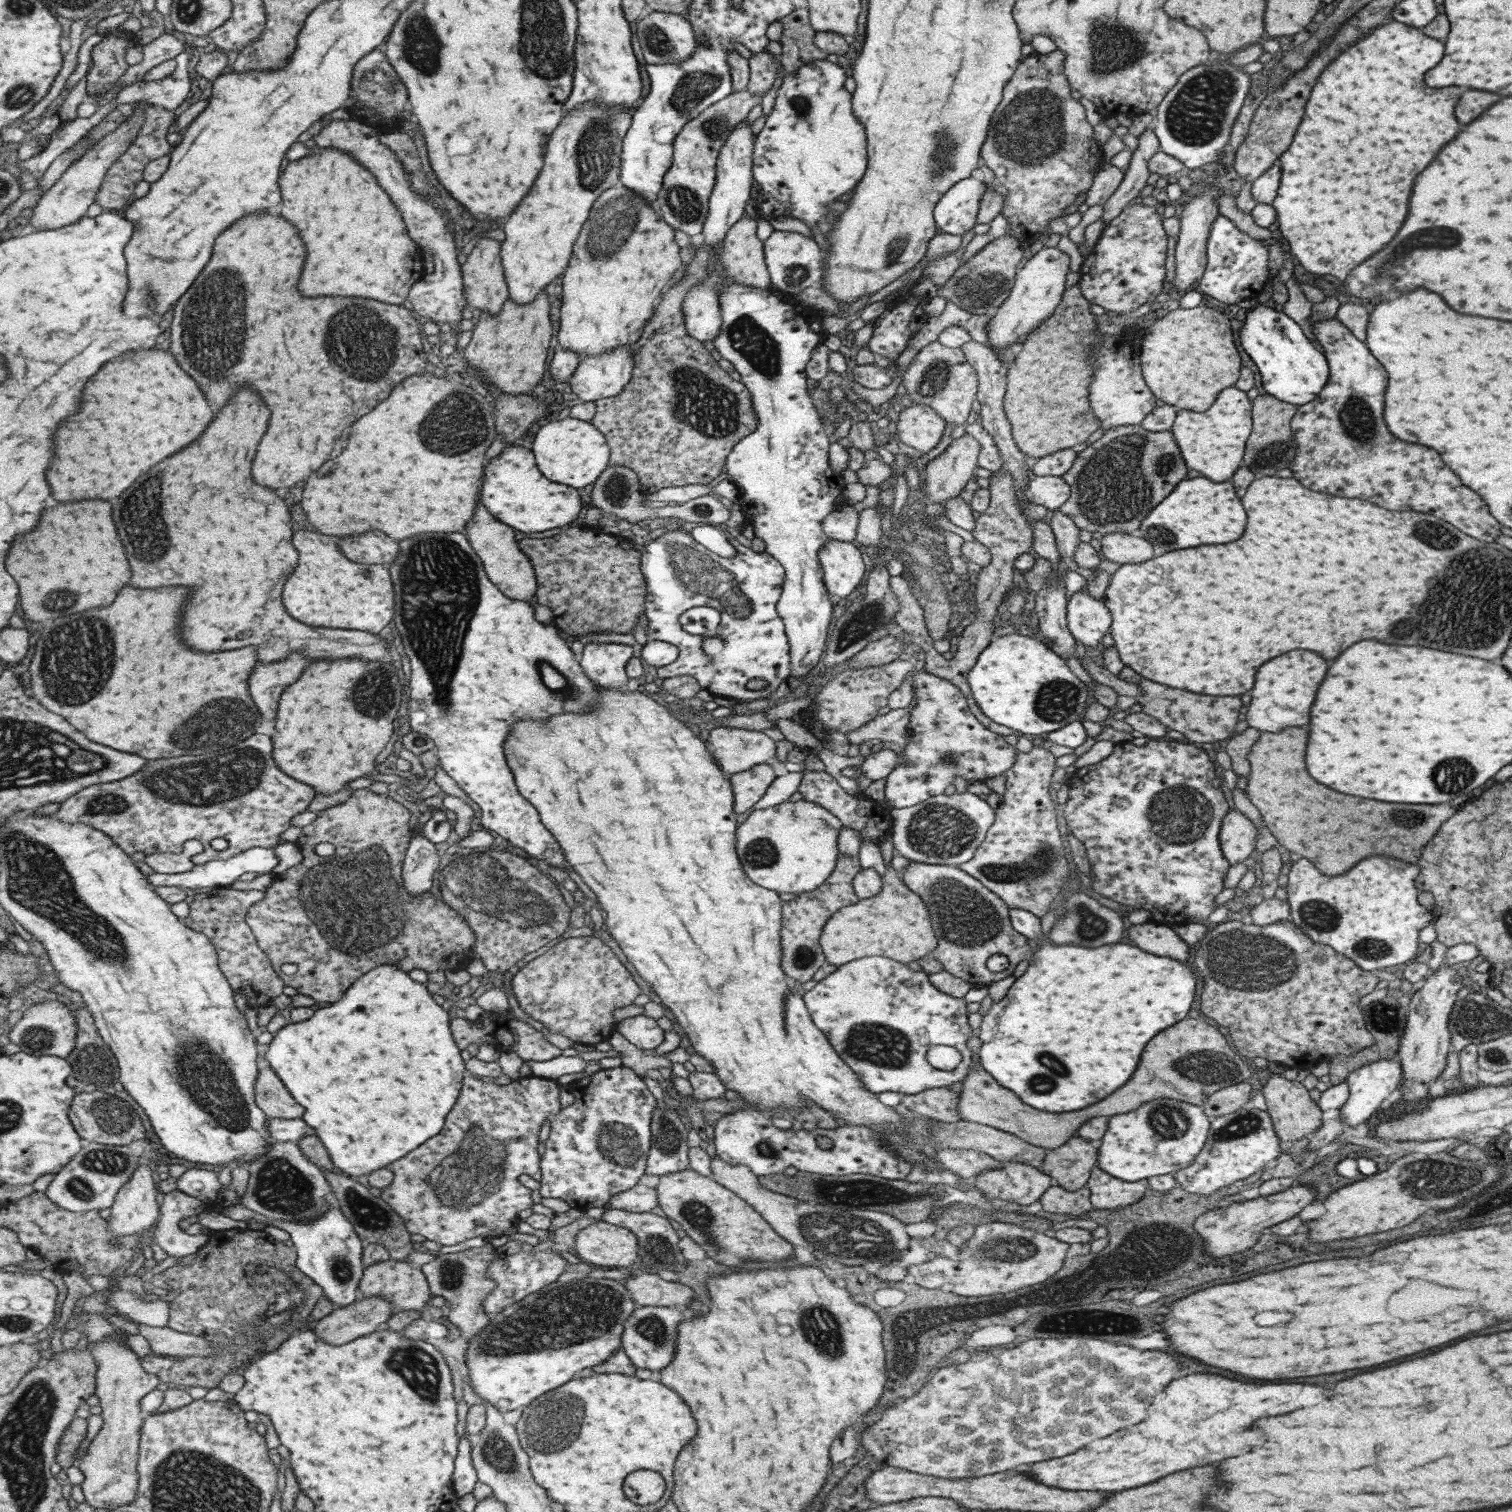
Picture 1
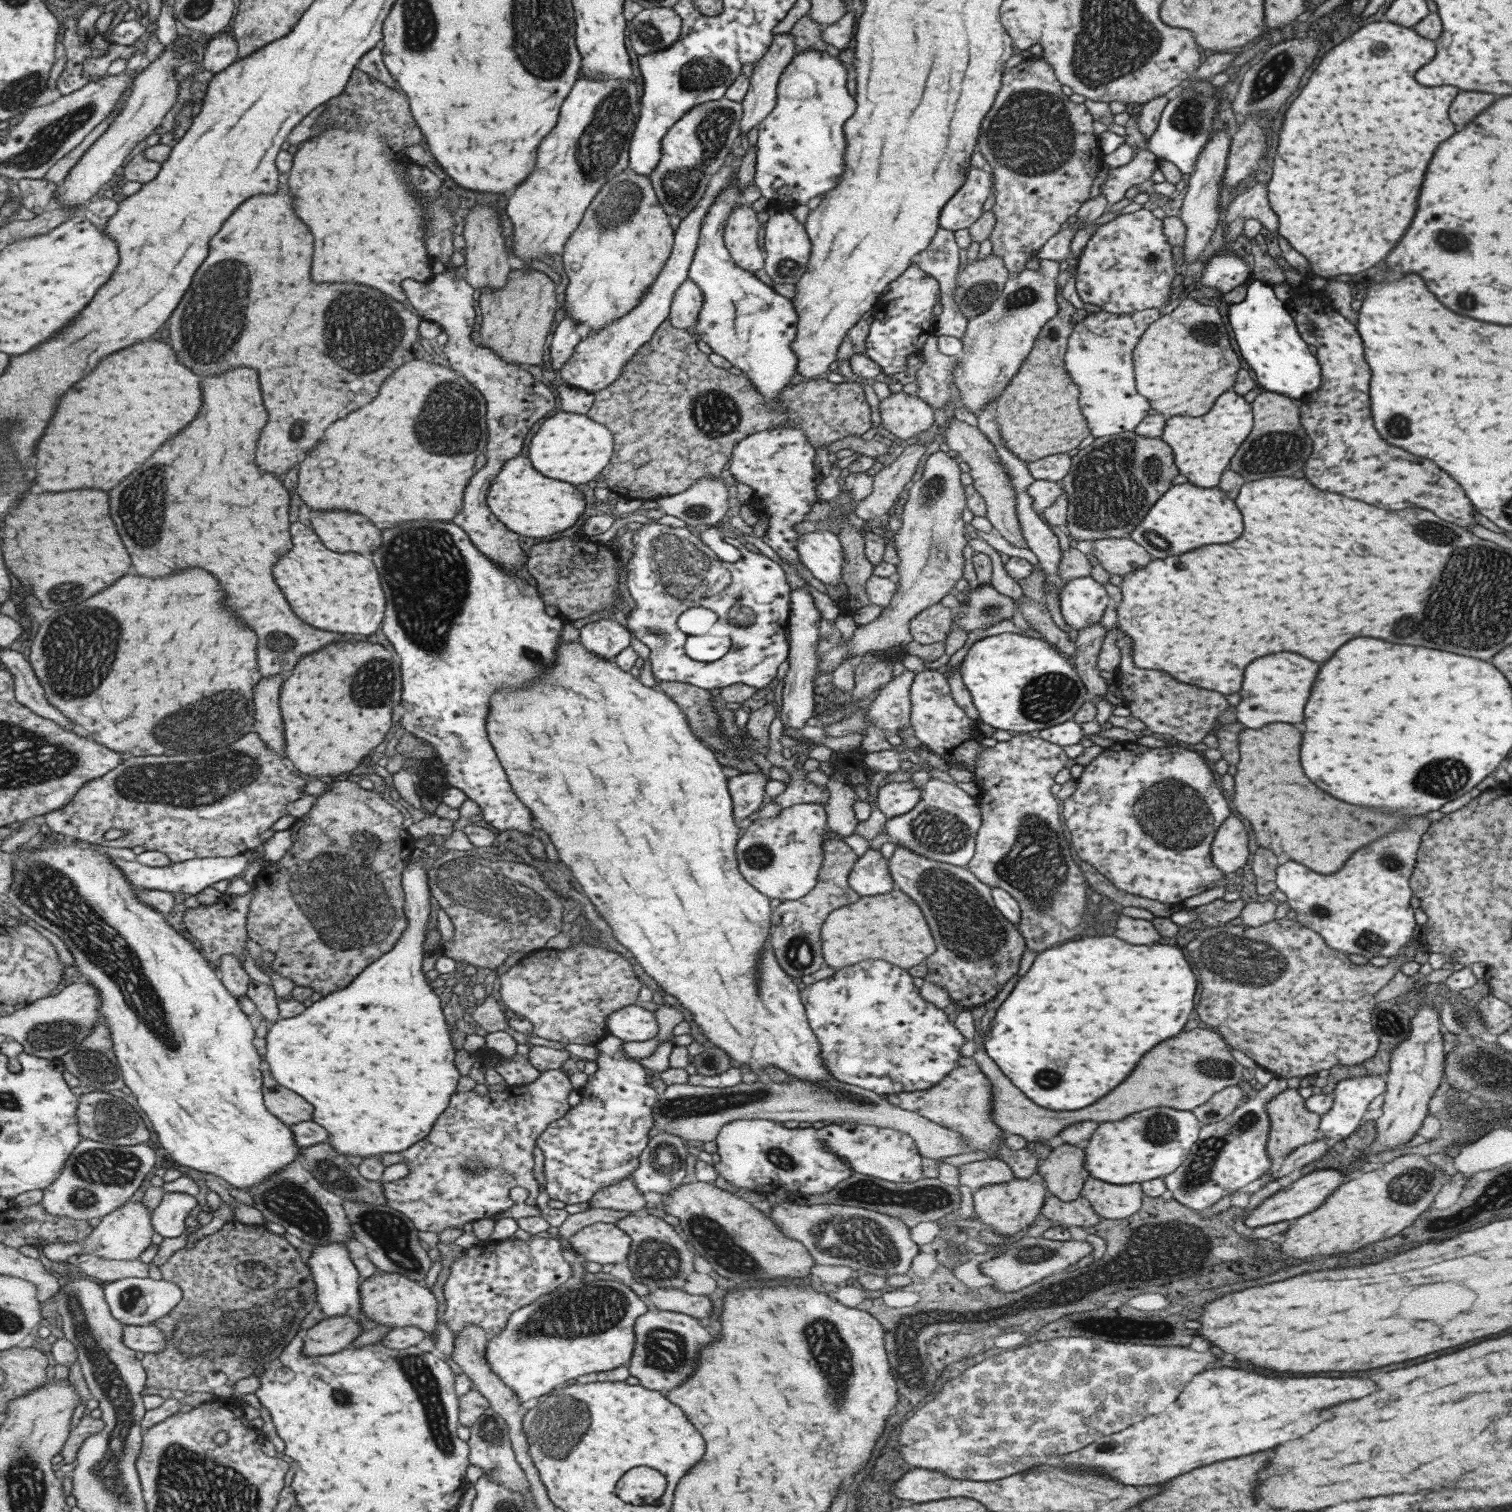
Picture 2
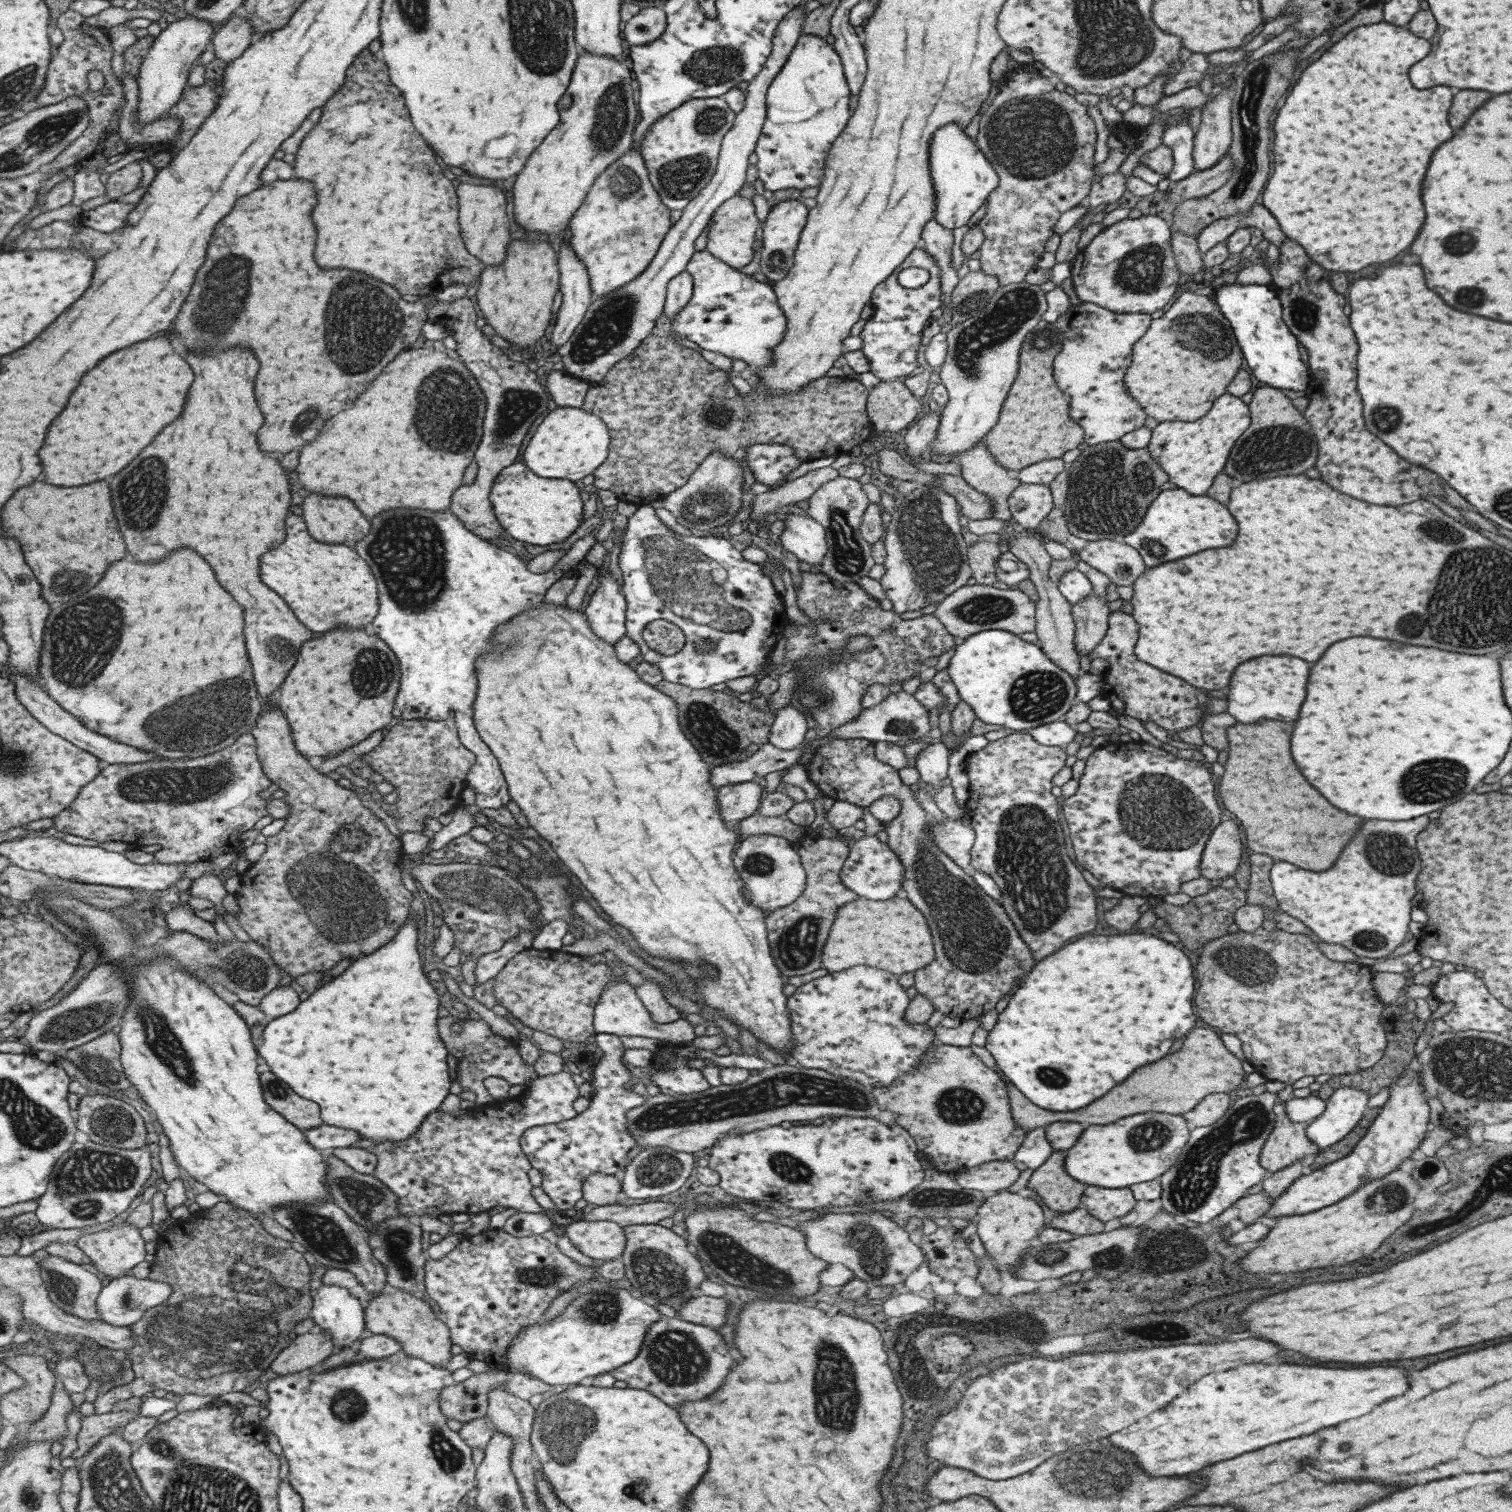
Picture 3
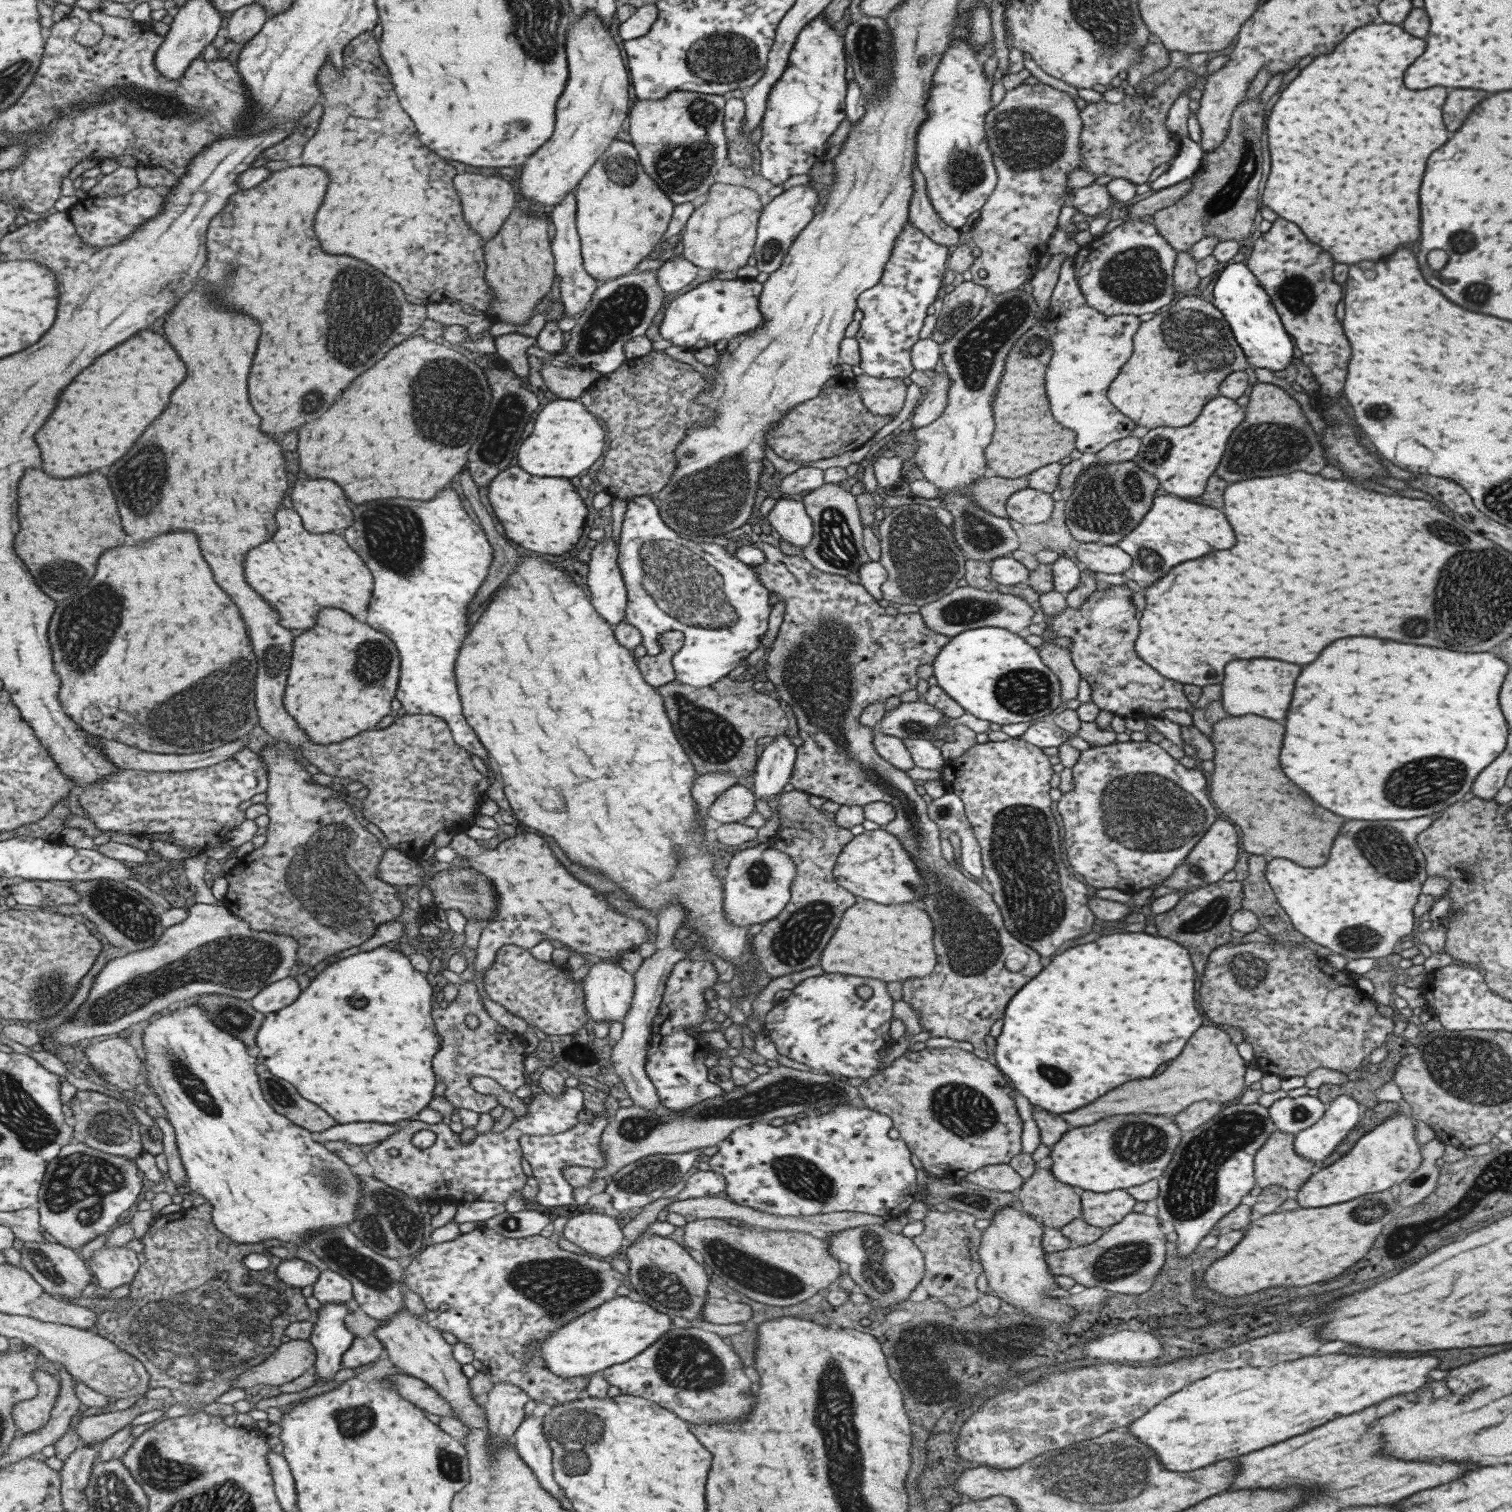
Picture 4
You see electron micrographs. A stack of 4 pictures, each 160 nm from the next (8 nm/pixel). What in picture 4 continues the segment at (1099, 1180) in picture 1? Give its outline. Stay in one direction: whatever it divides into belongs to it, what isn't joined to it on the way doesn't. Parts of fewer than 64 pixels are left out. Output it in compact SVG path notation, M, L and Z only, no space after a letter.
M1126 1189L1110 1190L1106 1193L1090 1190L1079 1192L1081 1219L1104 1230L1129 1214L1136 1202Z

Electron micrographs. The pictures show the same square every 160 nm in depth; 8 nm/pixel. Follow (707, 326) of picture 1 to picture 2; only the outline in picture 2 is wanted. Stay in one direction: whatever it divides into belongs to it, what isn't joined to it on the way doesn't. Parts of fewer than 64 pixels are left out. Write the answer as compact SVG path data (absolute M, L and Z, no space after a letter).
M683 281L673 293L668 319L677 329L695 328L697 314L701 310L702 294L693 281Z

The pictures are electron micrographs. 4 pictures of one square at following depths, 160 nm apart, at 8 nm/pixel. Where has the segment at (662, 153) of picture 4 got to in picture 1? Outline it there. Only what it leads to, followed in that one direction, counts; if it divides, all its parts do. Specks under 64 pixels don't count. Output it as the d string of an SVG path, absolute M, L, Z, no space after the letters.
M769 88L766 90L766 92L760 92L759 95L757 94L749 94L749 92L745 91L737 91L732 92L731 94L728 94L726 98L723 98L722 100L719 100L718 102L713 103L711 106L708 106L705 108L705 110L702 110L701 113L699 113L695 118L692 118L689 122L686 122L685 125L683 125L679 132L675 135L675 138L672 142L672 159L671 164L669 165L669 168L665 171L665 174L662 176L661 181L661 188L659 189L658 195L656 196L656 209L660 213L660 217L671 227L673 230L681 230L681 232L685 232L685 234L688 234L689 236L693 236L693 234L699 234L701 232L703 221L705 220L707 211L708 211L708 198L711 194L714 182L716 181L716 158L718 157L720 148L724 145L725 139L731 134L731 131L734 130L738 124L744 118L747 116L747 112L753 108L756 104L759 105L761 103L762 97L767 94Z

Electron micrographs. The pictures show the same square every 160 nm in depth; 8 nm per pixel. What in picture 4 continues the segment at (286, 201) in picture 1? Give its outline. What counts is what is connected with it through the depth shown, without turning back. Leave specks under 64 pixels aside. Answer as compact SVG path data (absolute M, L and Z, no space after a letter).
M371 32L358 34L353 41L349 42L343 50L343 59L344 65L341 72L337 72L337 69L327 61L327 66L323 65L317 74L319 90L323 90L323 122L319 122L319 134L315 134L315 138L311 140L311 144L307 146L305 156L303 156L303 164L319 166L331 178L331 186L327 186L327 202L323 202L323 210L319 210L319 218L315 218L315 234L319 234L319 242L323 242L323 250L327 250L327 254L353 256L353 258L367 262L369 266L375 266L387 278L397 282L405 294L411 294L411 296L423 299L428 303L445 301L459 303L461 306L467 304L467 306L471 306L485 315L484 312L487 311L487 305L491 303L493 292L484 279L486 267L482 255L484 241L464 221L460 198L451 186L451 178L456 175L456 171L451 170L452 167L443 158L437 158L433 152L425 152L427 148L417 140L417 132L413 128L413 122L407 118L407 114L397 104L395 92L393 92L391 82L389 82L387 68L385 68L385 63L381 60L378 51L378 42L373 39Z

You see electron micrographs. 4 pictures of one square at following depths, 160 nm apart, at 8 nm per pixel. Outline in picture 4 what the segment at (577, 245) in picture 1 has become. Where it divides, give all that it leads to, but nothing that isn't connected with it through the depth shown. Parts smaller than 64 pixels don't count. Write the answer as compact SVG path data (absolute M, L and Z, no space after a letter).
M613 139L574 190L575 224L585 272L597 282L627 274L666 231L674 204L642 169L630 143Z

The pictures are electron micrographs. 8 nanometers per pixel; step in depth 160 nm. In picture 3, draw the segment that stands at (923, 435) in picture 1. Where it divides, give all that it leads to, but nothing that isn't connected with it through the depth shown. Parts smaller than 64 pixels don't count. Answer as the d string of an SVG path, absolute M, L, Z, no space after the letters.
M881 381L868 390L866 415L878 433L898 433L926 410L903 383Z

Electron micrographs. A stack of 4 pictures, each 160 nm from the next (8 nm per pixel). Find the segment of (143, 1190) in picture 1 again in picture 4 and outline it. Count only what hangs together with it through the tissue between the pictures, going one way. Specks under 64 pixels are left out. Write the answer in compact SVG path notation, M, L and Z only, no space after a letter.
M106 1246L97 1250L88 1262L102 1289L115 1290L122 1286L131 1286L138 1277L141 1260L137 1252L129 1250L127 1246Z

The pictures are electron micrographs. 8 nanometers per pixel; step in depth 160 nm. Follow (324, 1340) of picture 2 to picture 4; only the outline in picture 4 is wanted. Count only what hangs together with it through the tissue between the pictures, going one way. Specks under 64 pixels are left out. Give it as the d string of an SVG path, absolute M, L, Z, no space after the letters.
M288 1340L265 1361L247 1370L233 1382L234 1388L257 1384L281 1386L303 1376L315 1364L315 1349L310 1340Z

